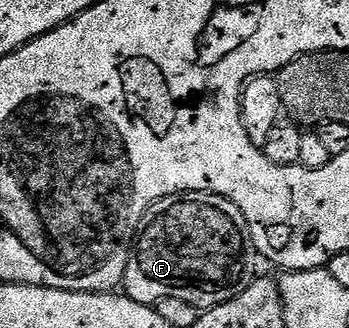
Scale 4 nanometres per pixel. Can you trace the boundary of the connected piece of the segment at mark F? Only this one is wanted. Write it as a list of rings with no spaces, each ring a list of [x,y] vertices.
[[[182,191],[157,200],[147,210],[121,287],[127,298],[138,303],[154,305],[165,297],[178,297],[180,301],[189,301],[189,305],[197,305],[200,312],[204,312],[225,301],[233,301],[237,293],[245,293],[245,289],[264,274],[263,263],[264,252],[259,250],[251,221],[245,217],[240,204],[208,191]]]

